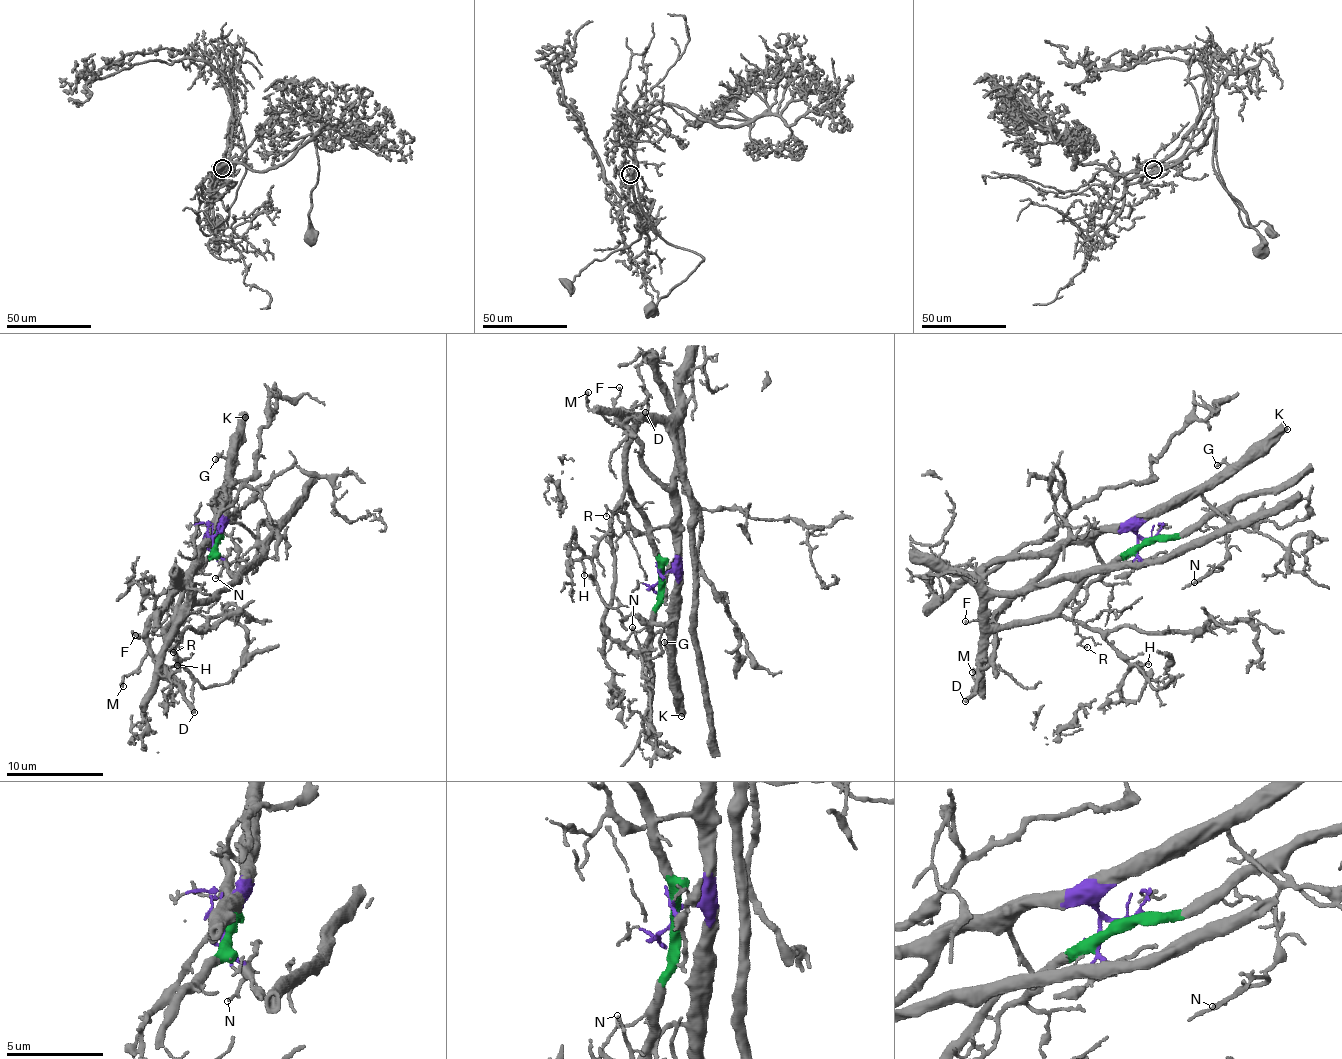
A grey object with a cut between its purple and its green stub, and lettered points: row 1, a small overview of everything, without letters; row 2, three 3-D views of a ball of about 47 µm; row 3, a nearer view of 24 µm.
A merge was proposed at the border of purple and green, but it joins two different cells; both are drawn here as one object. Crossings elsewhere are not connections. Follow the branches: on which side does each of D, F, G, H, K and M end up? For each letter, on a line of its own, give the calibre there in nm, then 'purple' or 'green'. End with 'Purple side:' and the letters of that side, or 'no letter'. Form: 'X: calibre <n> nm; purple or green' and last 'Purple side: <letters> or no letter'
D: calibre 280 nm; purple
F: calibre 130 nm; purple
G: calibre 150 nm; purple
H: calibre 120 nm; green
K: calibre 550 nm; purple
M: calibre 200 nm; purple
Purple side: D, F, G, K, M

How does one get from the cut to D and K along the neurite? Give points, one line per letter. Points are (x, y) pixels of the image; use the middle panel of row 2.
D: (659, 580), (676, 556), (676, 508), (669, 488), (647, 469), (639, 439), (614, 422), (626, 423), (646, 412)
K: (659, 580), (668, 570), (677, 582), (672, 652), (683, 702), (681, 716)

